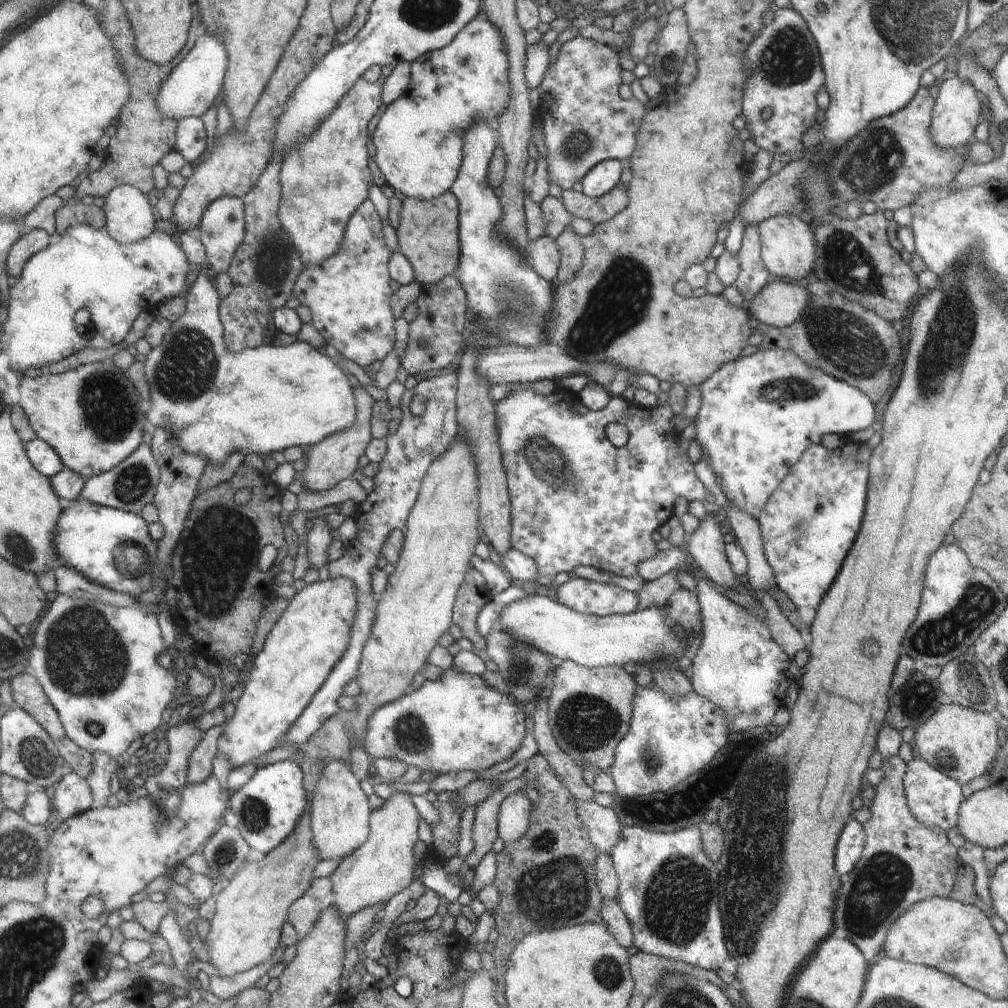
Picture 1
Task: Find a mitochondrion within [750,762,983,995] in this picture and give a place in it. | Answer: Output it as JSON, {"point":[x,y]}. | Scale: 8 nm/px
{"point":[886,878]}

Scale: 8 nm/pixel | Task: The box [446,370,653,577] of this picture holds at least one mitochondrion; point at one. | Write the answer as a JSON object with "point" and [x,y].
{"point":[552,467]}

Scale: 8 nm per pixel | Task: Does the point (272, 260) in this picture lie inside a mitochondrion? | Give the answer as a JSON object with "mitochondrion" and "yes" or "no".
{"mitochondrion":"yes"}

